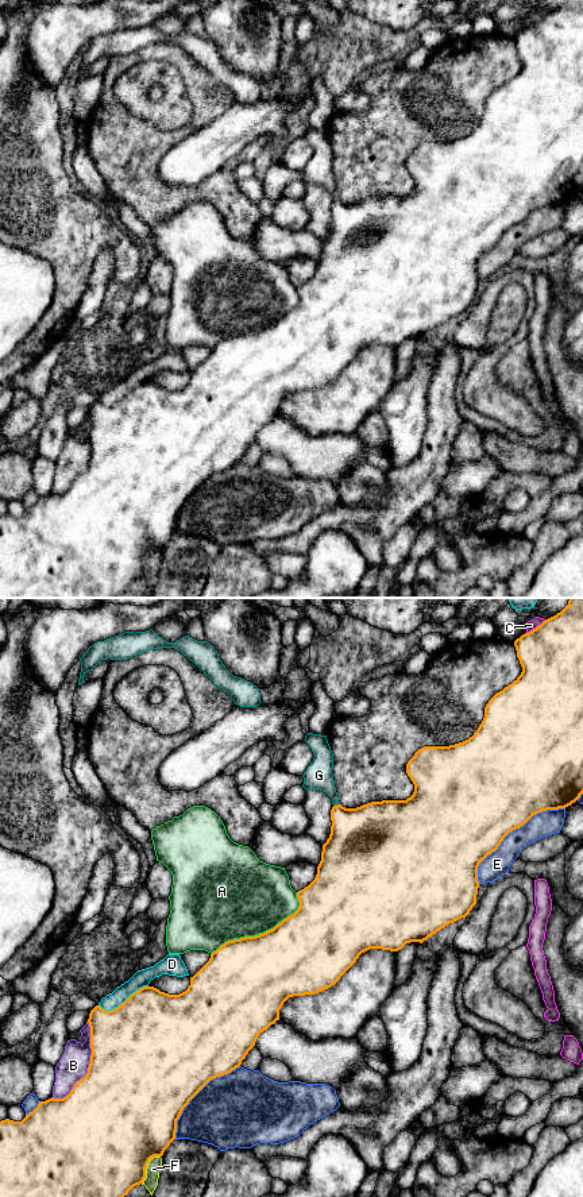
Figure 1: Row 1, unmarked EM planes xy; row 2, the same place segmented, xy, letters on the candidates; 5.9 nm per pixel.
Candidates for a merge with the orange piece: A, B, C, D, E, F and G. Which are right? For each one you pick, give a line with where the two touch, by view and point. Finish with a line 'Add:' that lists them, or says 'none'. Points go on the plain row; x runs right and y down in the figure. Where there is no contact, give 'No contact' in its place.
G: Touches orange at xy (338, 200)
Add: G

